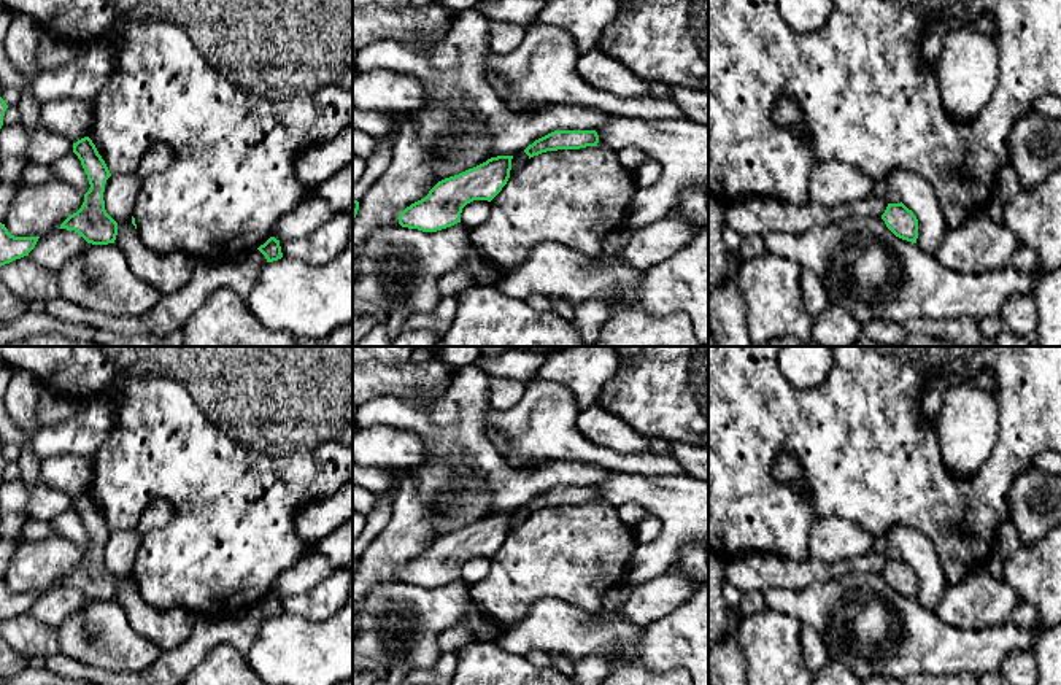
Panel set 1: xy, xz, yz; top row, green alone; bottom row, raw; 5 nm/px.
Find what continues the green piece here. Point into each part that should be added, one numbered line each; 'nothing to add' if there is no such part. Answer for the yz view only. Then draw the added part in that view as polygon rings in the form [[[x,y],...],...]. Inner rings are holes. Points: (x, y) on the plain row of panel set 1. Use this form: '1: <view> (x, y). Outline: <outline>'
nothing to add

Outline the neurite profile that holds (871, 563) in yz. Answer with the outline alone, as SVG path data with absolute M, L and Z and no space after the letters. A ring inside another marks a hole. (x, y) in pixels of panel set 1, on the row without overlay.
M874 550L834 564L812 556L793 561L770 553L747 553L724 561L724 577L742 594L751 591L764 593L770 588L802 590L812 583L826 583L843 575L882 574L886 563L886 555Z

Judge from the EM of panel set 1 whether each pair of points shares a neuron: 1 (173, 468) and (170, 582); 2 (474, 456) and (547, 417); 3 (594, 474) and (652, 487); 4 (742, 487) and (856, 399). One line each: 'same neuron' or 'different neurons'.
1: same neuron
2: different neurons
3: different neurons
4: same neuron

